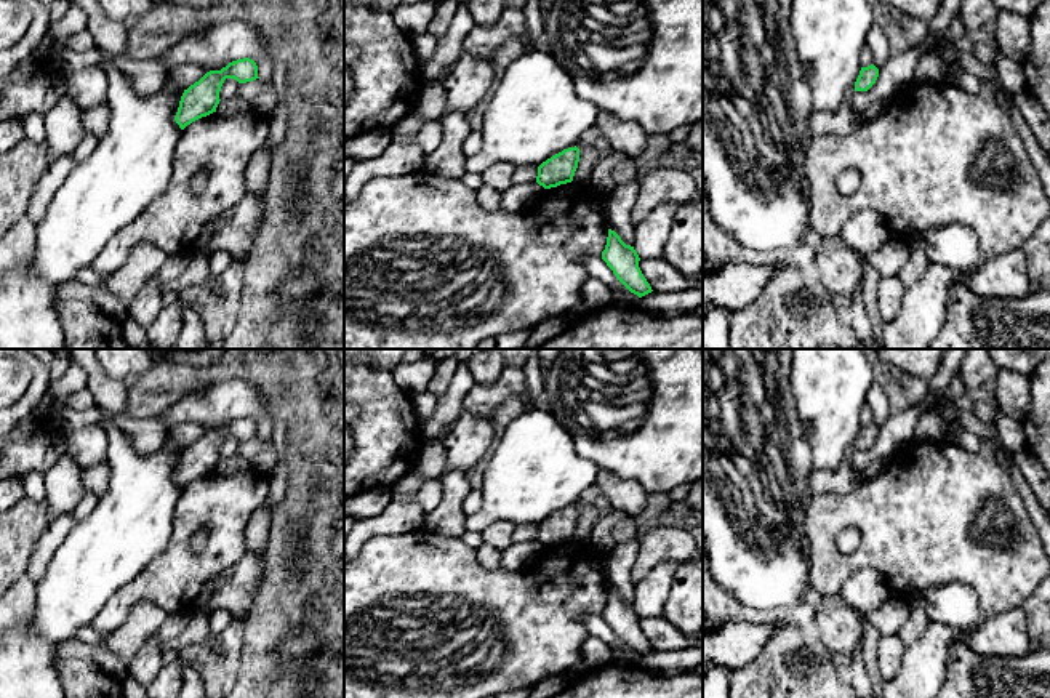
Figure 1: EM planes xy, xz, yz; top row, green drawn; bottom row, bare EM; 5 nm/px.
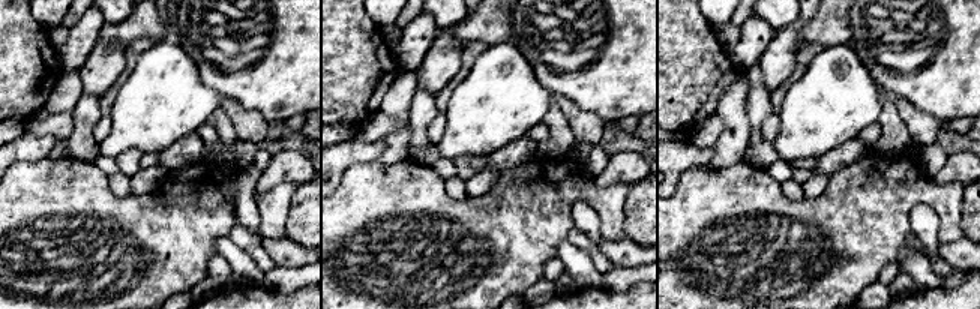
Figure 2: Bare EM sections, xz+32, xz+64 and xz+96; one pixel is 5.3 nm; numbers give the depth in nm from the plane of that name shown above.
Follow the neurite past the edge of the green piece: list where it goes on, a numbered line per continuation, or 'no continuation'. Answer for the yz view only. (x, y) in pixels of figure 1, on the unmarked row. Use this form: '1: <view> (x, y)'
no continuation

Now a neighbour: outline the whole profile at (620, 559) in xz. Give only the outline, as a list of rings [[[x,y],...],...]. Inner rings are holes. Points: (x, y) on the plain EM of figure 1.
[[[635,541],[616,543],[607,554],[605,573],[608,584],[626,604],[634,605],[635,583],[631,570],[637,556]]]

